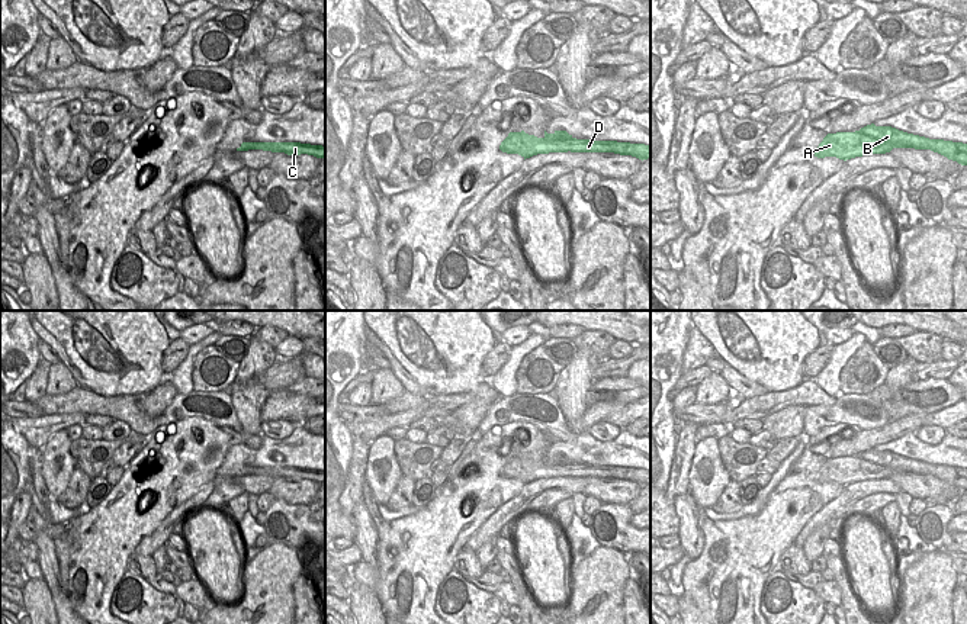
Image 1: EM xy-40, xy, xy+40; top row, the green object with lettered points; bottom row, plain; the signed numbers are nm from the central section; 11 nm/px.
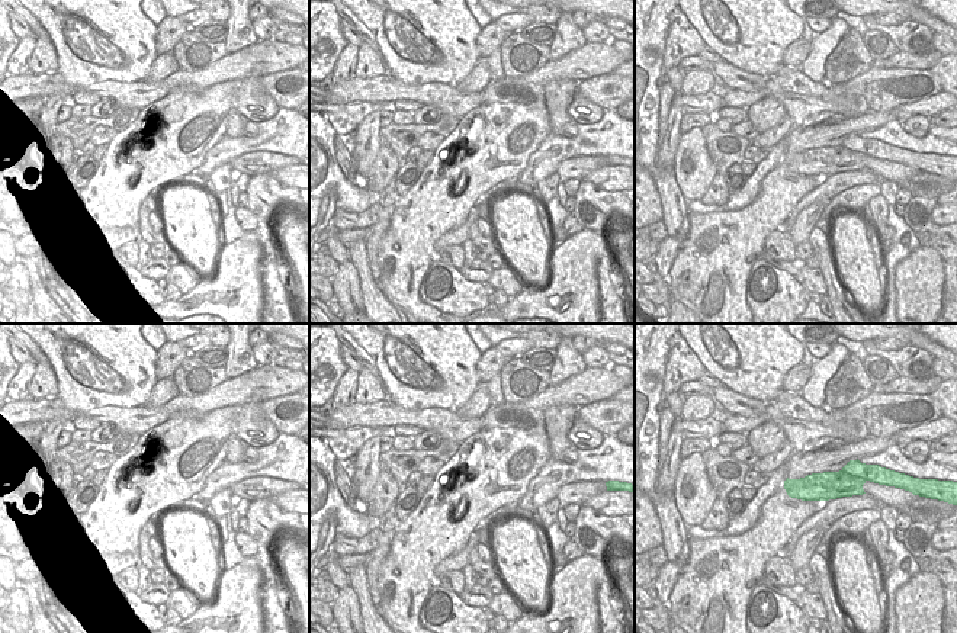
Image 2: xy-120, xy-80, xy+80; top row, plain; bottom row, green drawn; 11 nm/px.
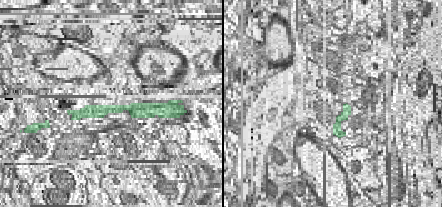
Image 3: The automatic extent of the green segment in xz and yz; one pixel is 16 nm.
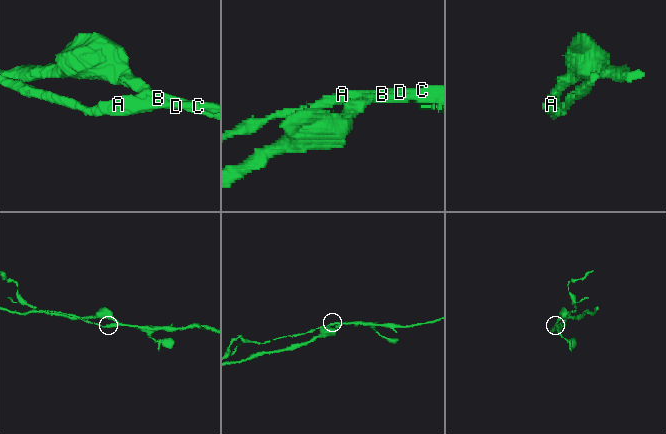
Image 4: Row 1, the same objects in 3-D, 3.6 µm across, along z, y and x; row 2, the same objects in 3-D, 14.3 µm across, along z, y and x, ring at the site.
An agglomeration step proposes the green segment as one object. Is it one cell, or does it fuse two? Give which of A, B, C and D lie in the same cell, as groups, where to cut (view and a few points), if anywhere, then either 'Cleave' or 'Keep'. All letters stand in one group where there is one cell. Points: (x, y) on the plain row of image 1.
Groups: A / B C D. Split along xy+40 (860, 454), (871, 463), (867, 469), (883, 472), (887, 476). Cleave

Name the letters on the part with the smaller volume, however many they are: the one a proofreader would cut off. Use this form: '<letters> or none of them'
A

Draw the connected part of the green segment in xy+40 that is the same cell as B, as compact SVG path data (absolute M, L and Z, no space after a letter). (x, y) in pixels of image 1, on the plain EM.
M874 448L867 450L860 456L873 463L871 466L862 467L862 473L867 470L877 473L881 472L887 477L893 473L931 475L947 482L948 485L957 486L961 490L967 490L967 469L963 467L929 464L891 451L876 451Z

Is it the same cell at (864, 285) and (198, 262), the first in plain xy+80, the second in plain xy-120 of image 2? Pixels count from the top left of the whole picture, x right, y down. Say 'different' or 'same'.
same

